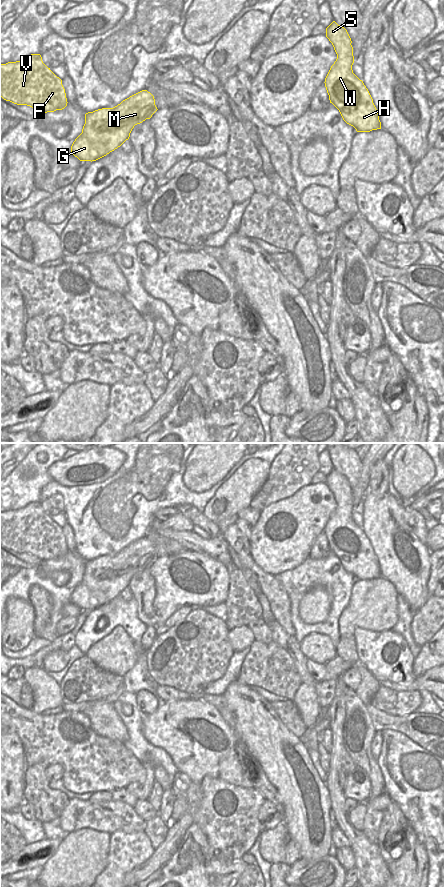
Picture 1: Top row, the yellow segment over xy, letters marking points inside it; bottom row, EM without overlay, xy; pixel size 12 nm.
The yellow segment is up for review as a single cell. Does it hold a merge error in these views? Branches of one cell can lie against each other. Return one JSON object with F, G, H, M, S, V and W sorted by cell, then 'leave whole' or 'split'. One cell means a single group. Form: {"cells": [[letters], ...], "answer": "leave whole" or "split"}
{"cells": [["F", "V"], ["G", "H", "M", "S", "W"]], "answer": "split"}

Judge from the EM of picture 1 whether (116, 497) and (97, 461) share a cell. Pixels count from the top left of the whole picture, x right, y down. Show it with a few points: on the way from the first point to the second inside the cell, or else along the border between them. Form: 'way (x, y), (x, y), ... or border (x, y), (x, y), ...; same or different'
border (123, 463), (112, 475), (104, 480), (83, 485); different

